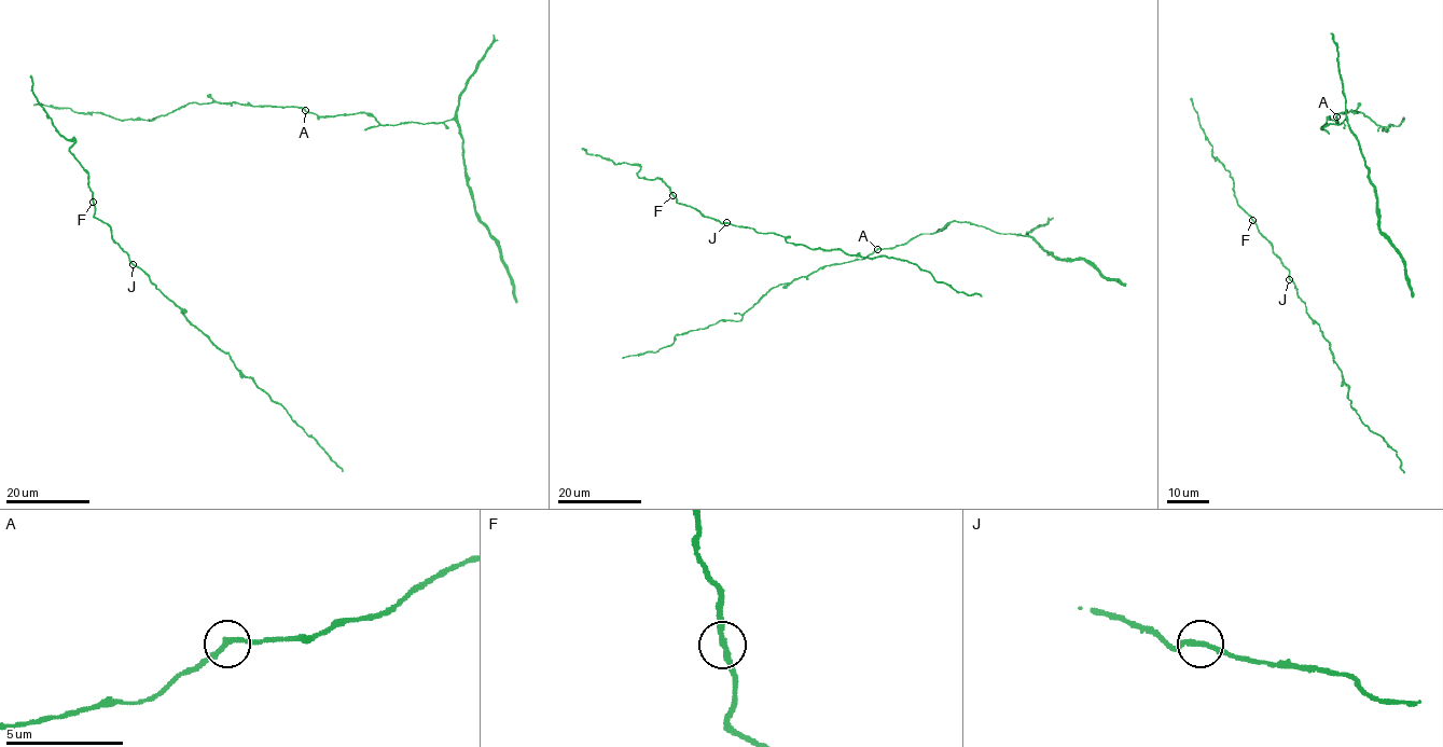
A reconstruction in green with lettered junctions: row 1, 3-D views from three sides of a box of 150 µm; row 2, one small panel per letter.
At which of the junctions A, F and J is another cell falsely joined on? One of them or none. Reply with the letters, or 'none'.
none

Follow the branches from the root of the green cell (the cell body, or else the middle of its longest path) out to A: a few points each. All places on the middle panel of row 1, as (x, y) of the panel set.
A: (745, 313), (775, 287), (807, 277), (828, 265), (864, 259), (877, 249)

